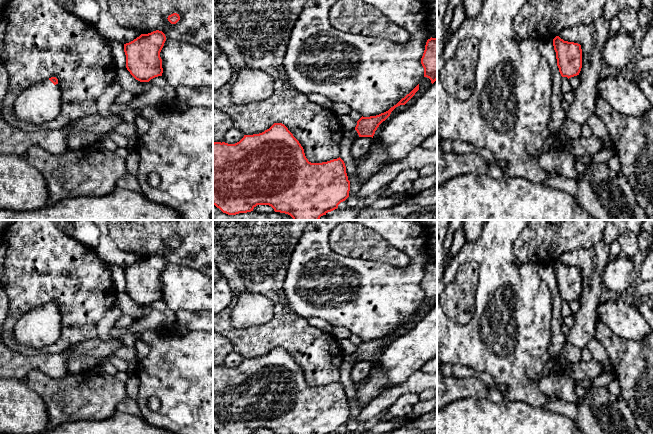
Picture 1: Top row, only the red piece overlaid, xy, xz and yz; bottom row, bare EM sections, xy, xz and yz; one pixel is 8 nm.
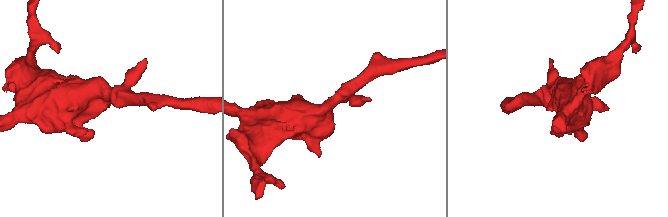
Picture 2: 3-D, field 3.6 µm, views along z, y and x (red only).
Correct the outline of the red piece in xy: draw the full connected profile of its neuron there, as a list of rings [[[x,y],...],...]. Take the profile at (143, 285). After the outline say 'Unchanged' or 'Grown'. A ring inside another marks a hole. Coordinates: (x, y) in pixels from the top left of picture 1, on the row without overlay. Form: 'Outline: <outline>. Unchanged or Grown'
Outline: [[[156,254],[141,258],[133,265],[124,268],[126,292],[140,306],[162,300],[162,283],[160,276],[166,265],[162,255]]]. Unchanged

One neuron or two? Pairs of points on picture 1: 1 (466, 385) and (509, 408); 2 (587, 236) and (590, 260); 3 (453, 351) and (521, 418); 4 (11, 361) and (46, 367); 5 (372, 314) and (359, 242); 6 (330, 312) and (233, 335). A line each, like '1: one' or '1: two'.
1: two
2: two
3: two
4: one
5: two
6: two

